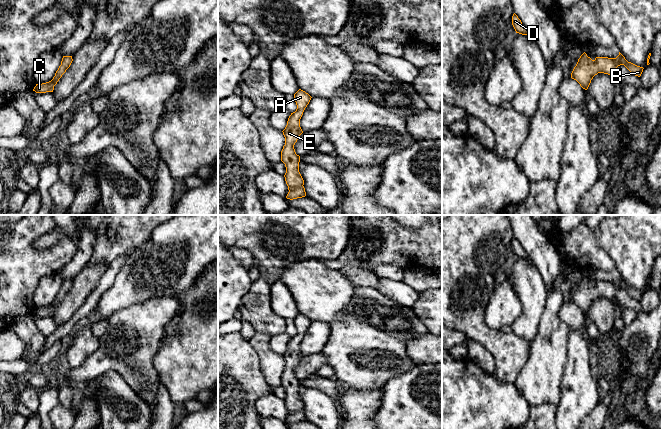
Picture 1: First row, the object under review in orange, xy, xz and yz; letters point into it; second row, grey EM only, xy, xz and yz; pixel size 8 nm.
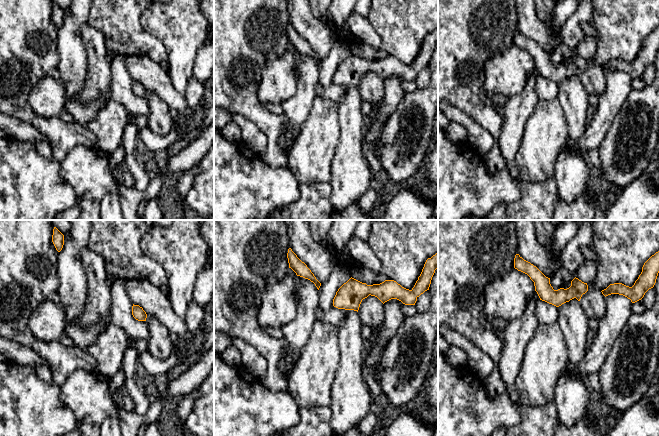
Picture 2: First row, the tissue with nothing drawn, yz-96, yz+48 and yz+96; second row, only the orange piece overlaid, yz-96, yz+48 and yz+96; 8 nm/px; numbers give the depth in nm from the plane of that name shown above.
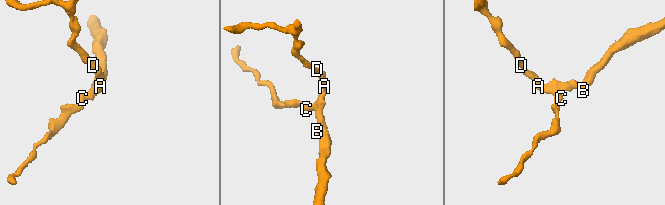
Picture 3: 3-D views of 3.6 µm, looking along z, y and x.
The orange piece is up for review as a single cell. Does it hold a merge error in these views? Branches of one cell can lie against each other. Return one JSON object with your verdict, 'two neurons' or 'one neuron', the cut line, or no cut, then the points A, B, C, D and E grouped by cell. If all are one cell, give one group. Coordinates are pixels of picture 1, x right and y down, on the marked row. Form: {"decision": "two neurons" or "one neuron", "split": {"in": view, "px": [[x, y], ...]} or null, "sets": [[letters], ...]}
{"decision": "one neuron", "split": null, "sets": [["A", "B", "C", "D", "E"]]}

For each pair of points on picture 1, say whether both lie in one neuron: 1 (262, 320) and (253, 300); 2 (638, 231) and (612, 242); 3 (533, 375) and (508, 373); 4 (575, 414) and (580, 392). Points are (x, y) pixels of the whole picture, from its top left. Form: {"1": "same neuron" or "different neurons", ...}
{"1": "same neuron", "2": "same neuron", "3": "different neurons", "4": "same neuron"}

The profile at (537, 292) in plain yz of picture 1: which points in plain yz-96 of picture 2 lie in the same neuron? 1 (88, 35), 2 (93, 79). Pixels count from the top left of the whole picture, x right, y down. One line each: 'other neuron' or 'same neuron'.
1: other neuron
2: other neuron

